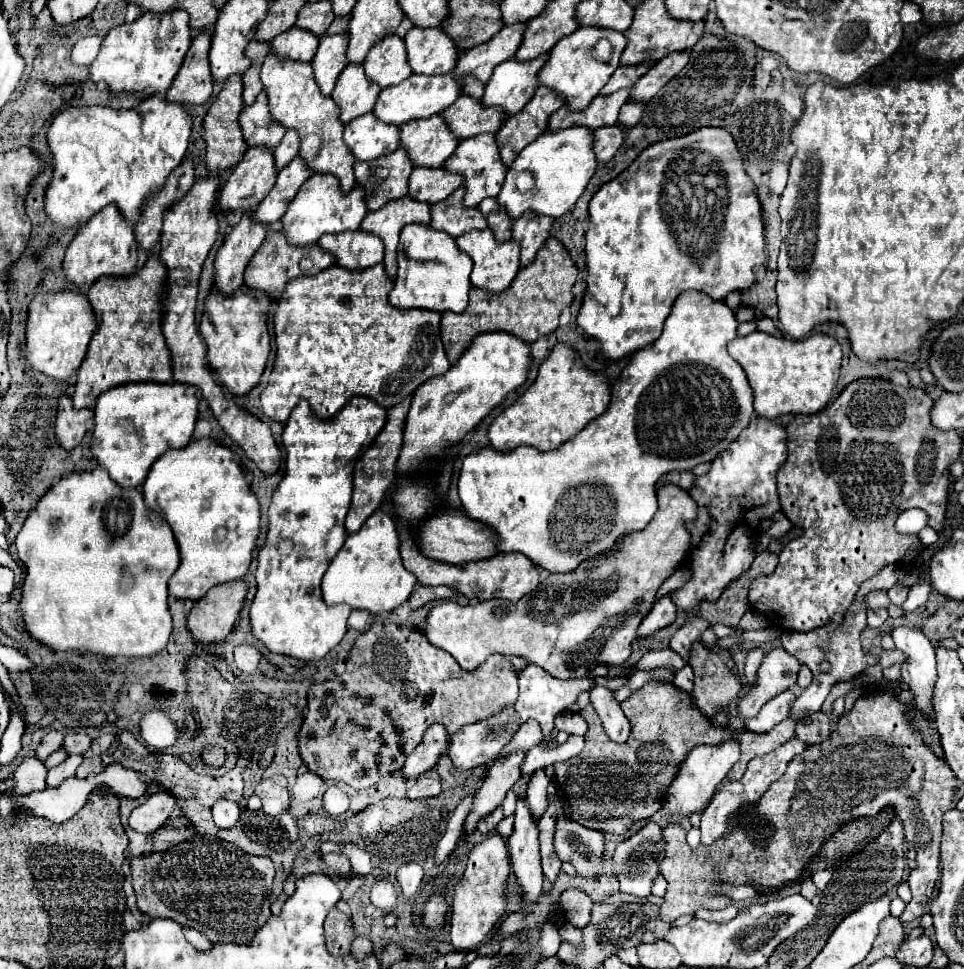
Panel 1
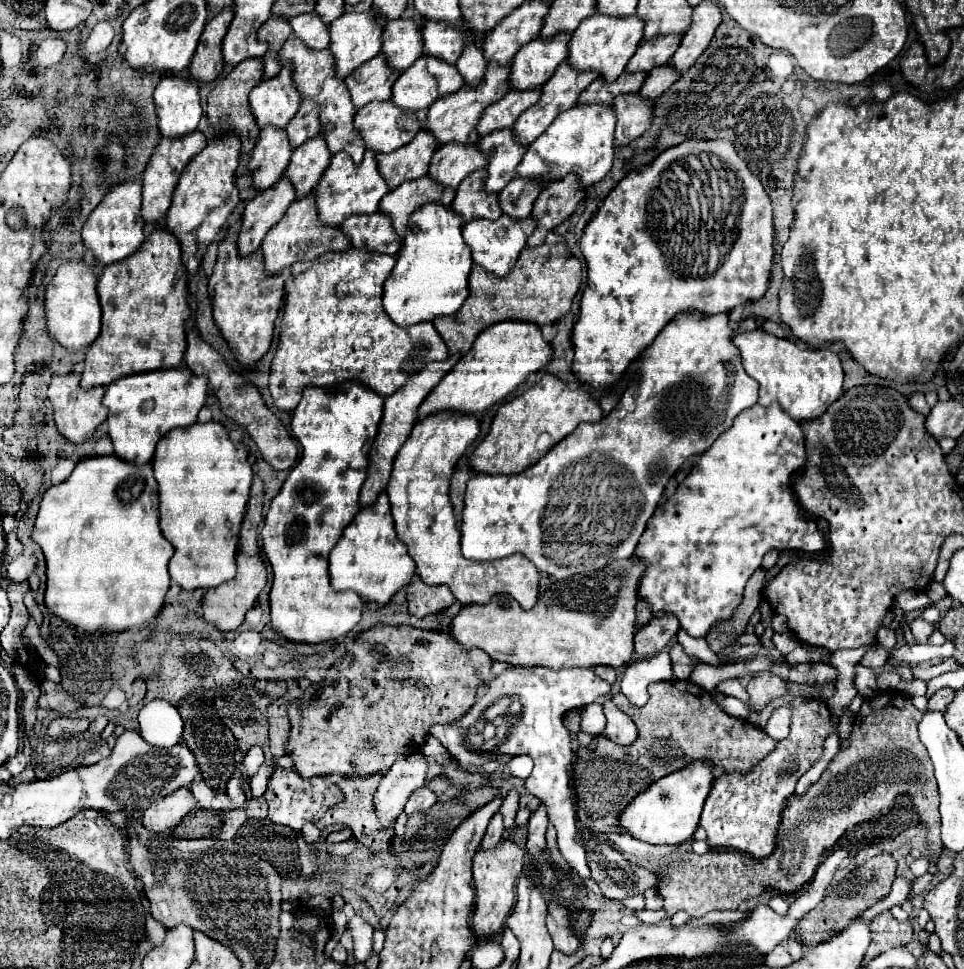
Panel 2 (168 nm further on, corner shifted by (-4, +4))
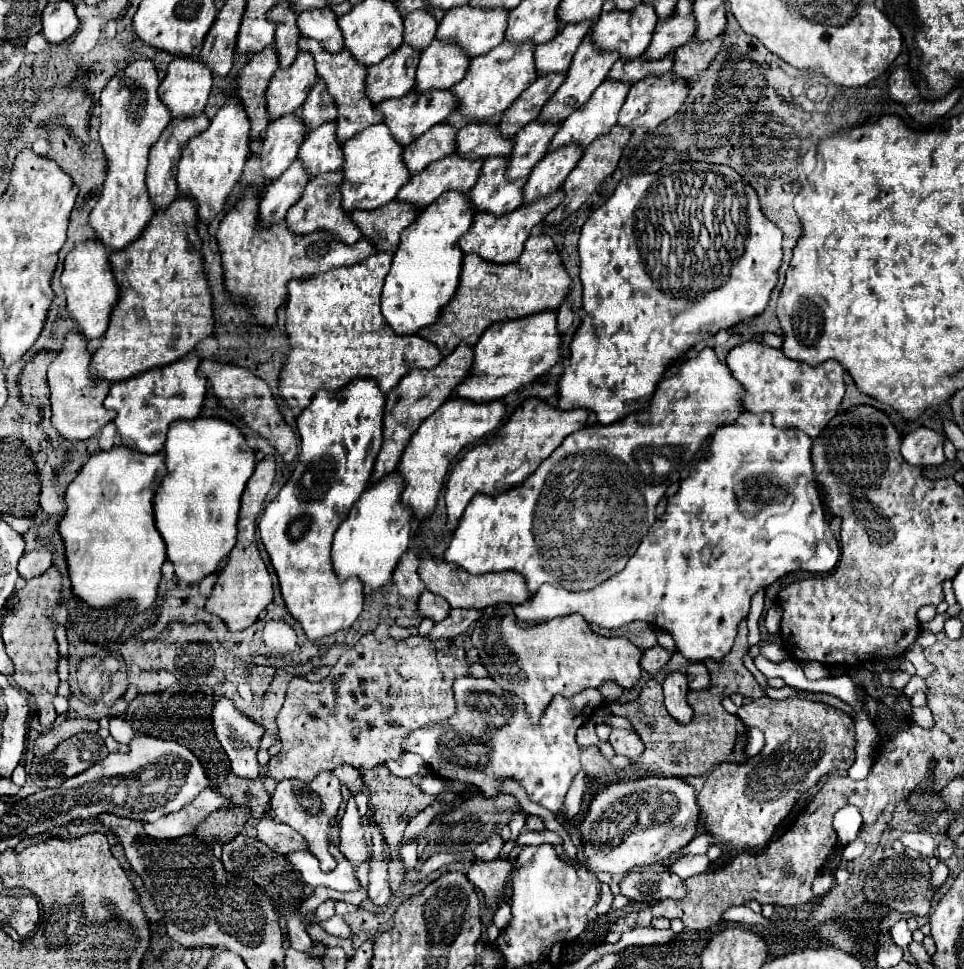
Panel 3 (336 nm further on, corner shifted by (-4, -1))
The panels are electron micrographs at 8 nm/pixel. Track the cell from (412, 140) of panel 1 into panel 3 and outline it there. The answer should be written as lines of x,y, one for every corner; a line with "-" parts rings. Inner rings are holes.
499,44
491,52
473,58
465,78
457,86
451,88
451,92
459,100
455,112
477,122
489,120
491,116
501,114
505,108
509,108
519,98
519,94
535,80
537,80
537,72
535,72
535,62
533,62
533,46

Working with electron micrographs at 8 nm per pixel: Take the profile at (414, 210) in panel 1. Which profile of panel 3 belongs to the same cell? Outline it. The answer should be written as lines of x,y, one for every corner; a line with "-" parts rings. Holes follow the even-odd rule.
447,156
443,160
437,160
435,164
429,164
429,168
425,168
421,174
415,174
409,178
407,184
401,186
399,194
397,194
397,200
399,202
407,202
411,204
415,210
423,210
427,204
431,204
433,200
437,200
443,192
469,192
469,188
473,188
477,176
479,176
479,170
481,170
481,160
465,160
461,156

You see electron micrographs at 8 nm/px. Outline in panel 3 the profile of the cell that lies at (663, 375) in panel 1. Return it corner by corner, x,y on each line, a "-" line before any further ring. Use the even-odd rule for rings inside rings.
703,348
697,358
685,360
671,378
663,378
657,384
645,412
625,416
607,426
589,426
573,432
519,486
497,496
473,496
445,552
447,562
471,574
517,570
527,578
531,594
545,582
565,590
591,590
599,586
621,572
637,552
643,536
655,522
657,502
665,496
667,486
679,480
681,470
691,462
693,454
717,432
717,428
737,420
737,416
745,412
741,396
745,396
745,388
733,380
729,366
719,362
713,348

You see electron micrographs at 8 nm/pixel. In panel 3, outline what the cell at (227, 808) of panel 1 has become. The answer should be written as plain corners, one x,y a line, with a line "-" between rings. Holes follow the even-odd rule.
229,700
215,702
211,718
217,740
225,748
235,776
243,780
257,780
259,764
255,756
259,750
263,728
255,724
249,716
235,710

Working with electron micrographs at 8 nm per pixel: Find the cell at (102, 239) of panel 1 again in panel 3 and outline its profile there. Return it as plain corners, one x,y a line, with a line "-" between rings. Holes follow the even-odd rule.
137,60
115,74
101,92
99,142
107,158
107,178
99,202
89,214
89,226
109,252
119,252
133,244
153,218
153,206
145,186
149,148
171,122
169,110
157,96
159,78
151,60

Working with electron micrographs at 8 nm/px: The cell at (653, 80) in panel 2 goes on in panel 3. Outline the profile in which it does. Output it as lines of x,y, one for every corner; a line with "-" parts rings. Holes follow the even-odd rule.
717,36
715,40
703,42
703,44
697,42
695,38
689,40
689,44
685,44
683,48
677,48
677,52
675,52
673,70
671,70
673,76
691,80
697,72
701,72
709,66
709,62
717,54
719,46
721,46
721,36

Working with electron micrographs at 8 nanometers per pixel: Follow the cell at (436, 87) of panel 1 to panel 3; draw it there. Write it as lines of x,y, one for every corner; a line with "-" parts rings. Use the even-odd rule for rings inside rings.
433,40
429,48
421,52
413,92
425,94
427,90
449,90
463,80
467,66
469,56
461,46
457,48
457,44

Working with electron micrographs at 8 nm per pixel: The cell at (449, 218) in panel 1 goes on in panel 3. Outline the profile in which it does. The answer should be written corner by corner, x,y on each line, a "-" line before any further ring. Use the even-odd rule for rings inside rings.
487,158
483,160
483,168
479,172
477,184
469,190
469,200
475,212
489,212
493,216
503,216
513,212
523,204
523,184
525,180
507,182
505,180
507,160

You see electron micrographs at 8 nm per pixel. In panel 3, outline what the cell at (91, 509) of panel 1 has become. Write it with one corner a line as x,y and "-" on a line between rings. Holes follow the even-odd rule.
115,446
107,452
93,454
79,470
77,478
65,490
67,512
57,524
57,532
65,546
65,562
71,580
73,596
93,610
103,610
121,604
133,604
135,614
155,606
157,588
161,582
161,566
167,560
165,542
153,524
153,494
167,474
163,454
141,456
125,446

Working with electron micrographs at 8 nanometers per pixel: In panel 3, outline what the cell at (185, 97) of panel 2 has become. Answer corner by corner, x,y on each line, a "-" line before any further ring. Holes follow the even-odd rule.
175,58
165,74
165,80
159,86
159,98
161,102
169,108
171,118
191,118
203,112
205,104
207,104
207,96
211,90
211,72
209,68
205,68
199,60
191,60
191,58

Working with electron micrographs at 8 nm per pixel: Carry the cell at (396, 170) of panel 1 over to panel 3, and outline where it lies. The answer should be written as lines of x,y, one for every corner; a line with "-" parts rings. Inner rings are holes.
437,124
427,130
423,136
413,140
409,146
403,148
403,164
407,166
409,174
423,172
431,162
441,160
455,150
455,134
457,130
449,124

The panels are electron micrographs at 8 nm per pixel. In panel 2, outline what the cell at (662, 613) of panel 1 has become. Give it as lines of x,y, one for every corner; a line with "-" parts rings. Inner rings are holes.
663,615
661,619
651,619
645,627
635,633
635,651
641,657
651,657
663,651
677,635
679,623
675,615

